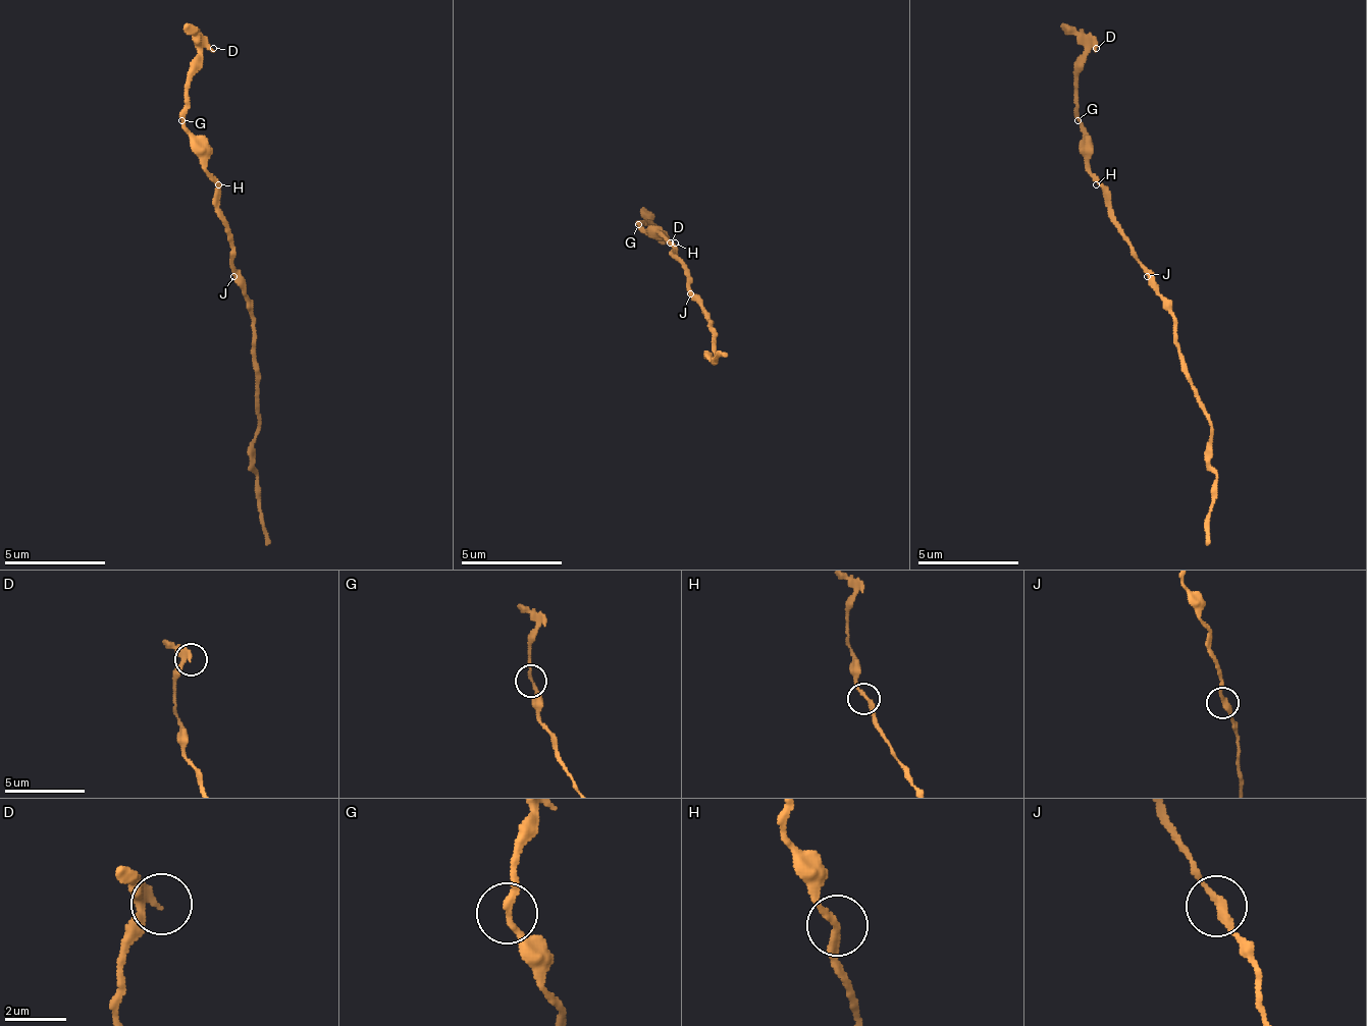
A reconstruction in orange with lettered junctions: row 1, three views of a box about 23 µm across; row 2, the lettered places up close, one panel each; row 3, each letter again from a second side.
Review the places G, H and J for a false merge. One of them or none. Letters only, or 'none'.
G

